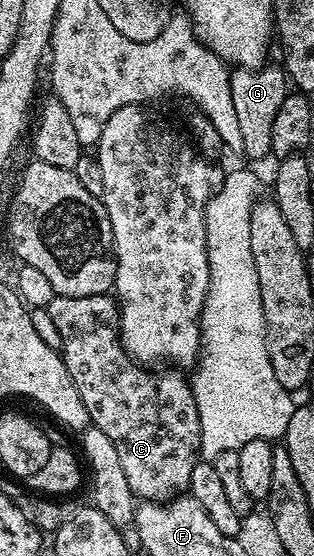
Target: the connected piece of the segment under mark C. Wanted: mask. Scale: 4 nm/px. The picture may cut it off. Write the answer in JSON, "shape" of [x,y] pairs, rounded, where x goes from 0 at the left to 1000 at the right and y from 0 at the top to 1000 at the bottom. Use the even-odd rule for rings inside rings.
{"shape":[[[357,531],[328,532],[188,532],[159,543],[150,559],[162,565],[162,579],[175,579],[175,594],[188,594],[194,610],[191,635],[197,647],[213,658],[213,673],[226,673],[226,687],[239,687],[239,701],[252,701],[252,716],[264,716],[264,730],[277,730],[277,745],[293,768],[328,773],[341,788],[366,802],[366,811],[379,815],[379,831],[392,838],[392,853],[404,858],[404,867],[417,872],[417,881],[439,901],[449,903],[535,903],[586,887],[608,867],[608,845],[643,826],[640,818],[640,768],[634,766],[634,730],[621,730],[621,709],[615,707],[611,689],[589,683],[573,667],[478,665],[452,658],[398,635],[398,624],[385,621],[385,558],[373,550],[373,541]]]}

